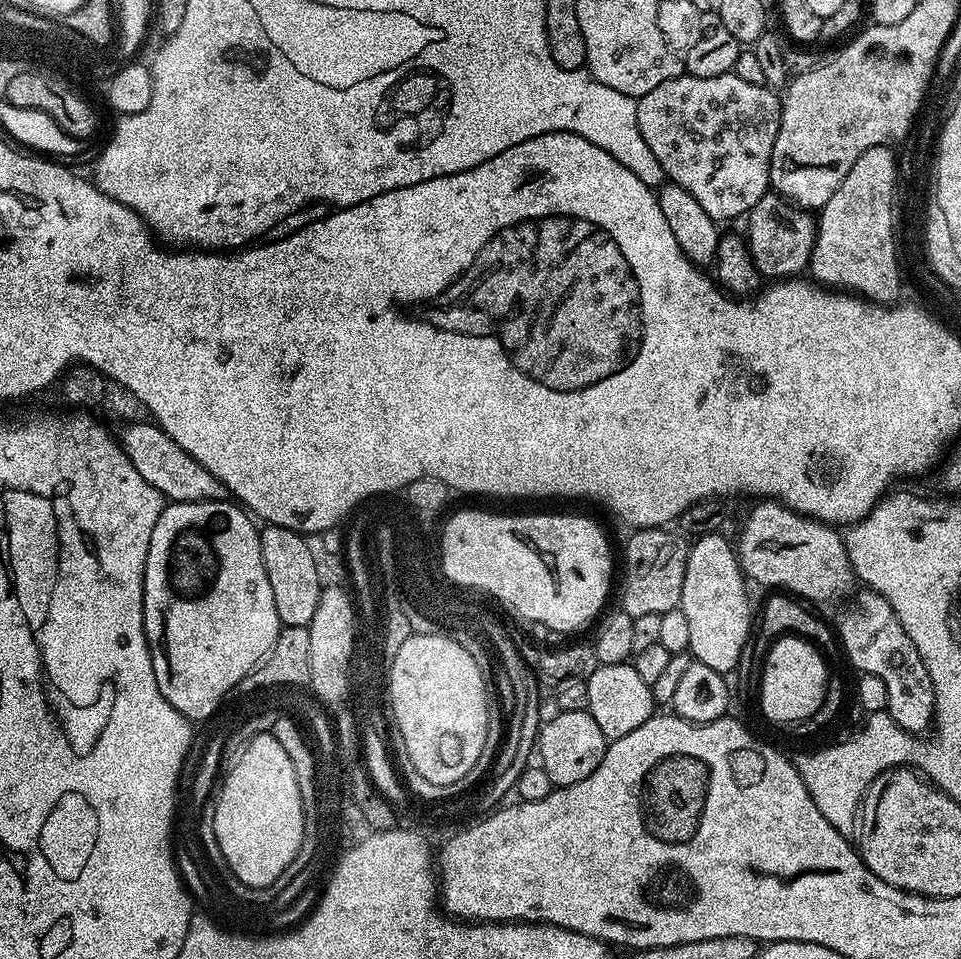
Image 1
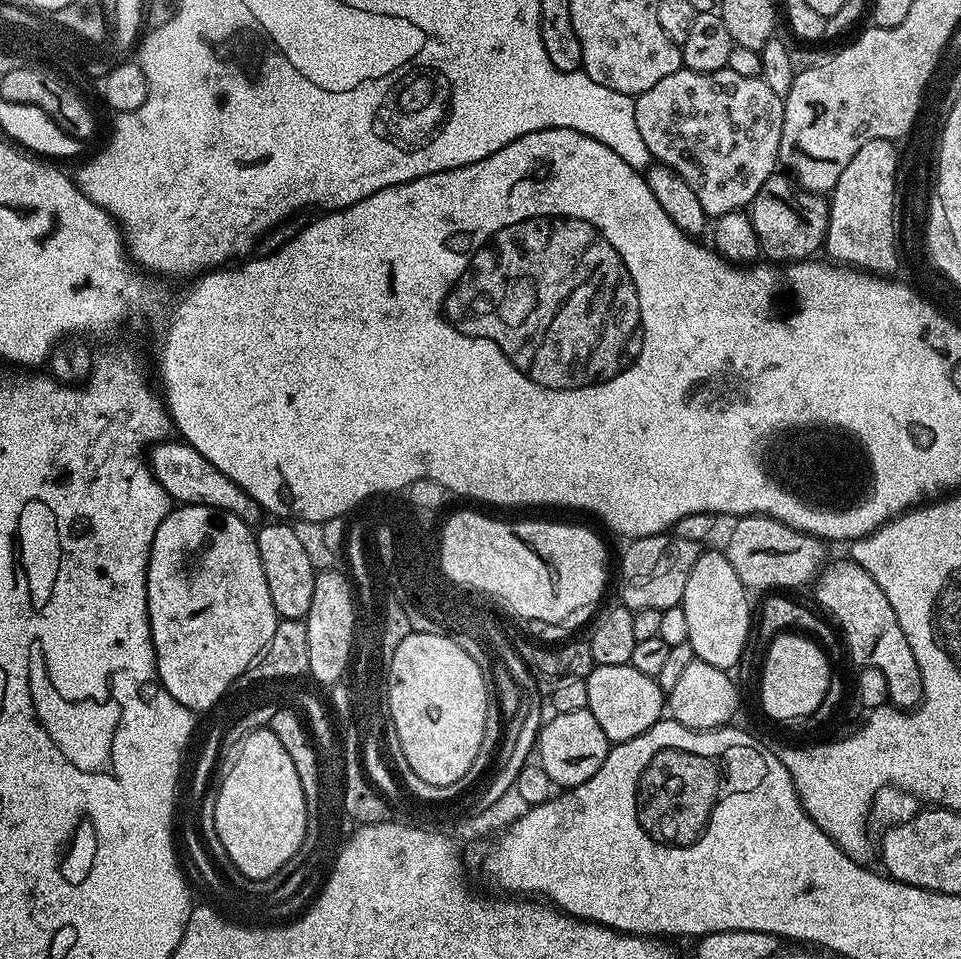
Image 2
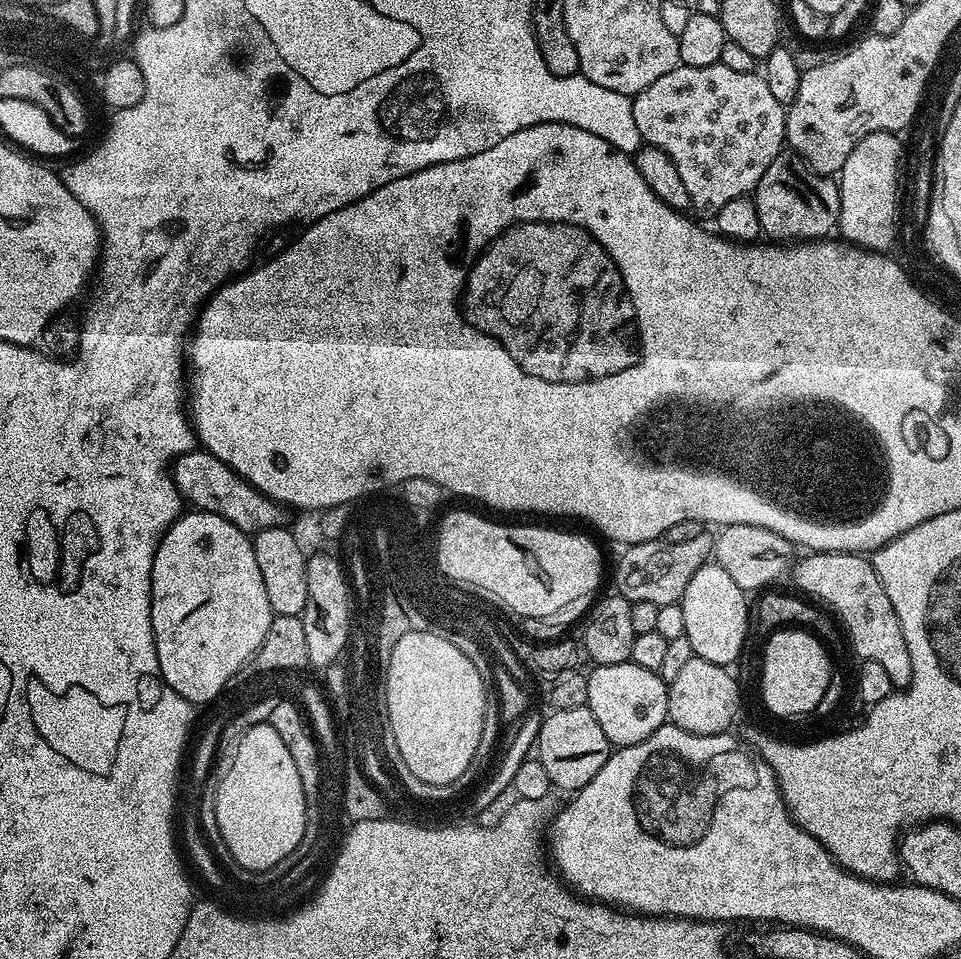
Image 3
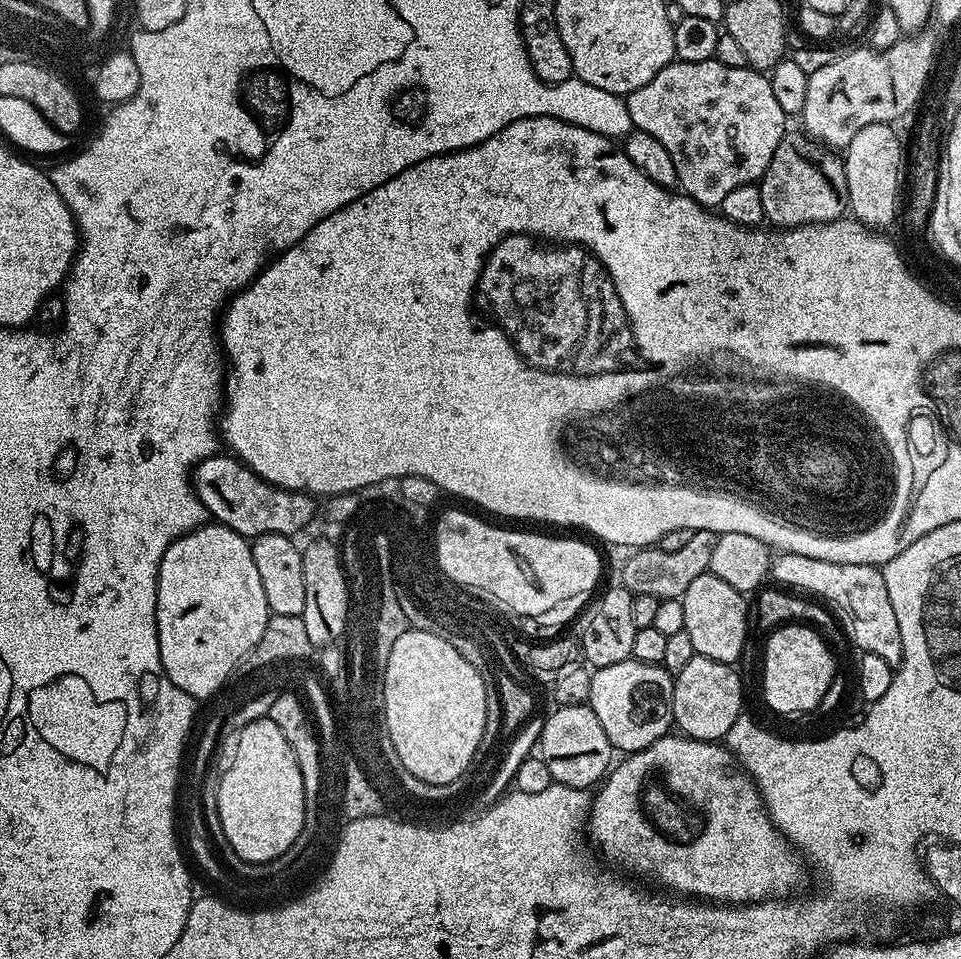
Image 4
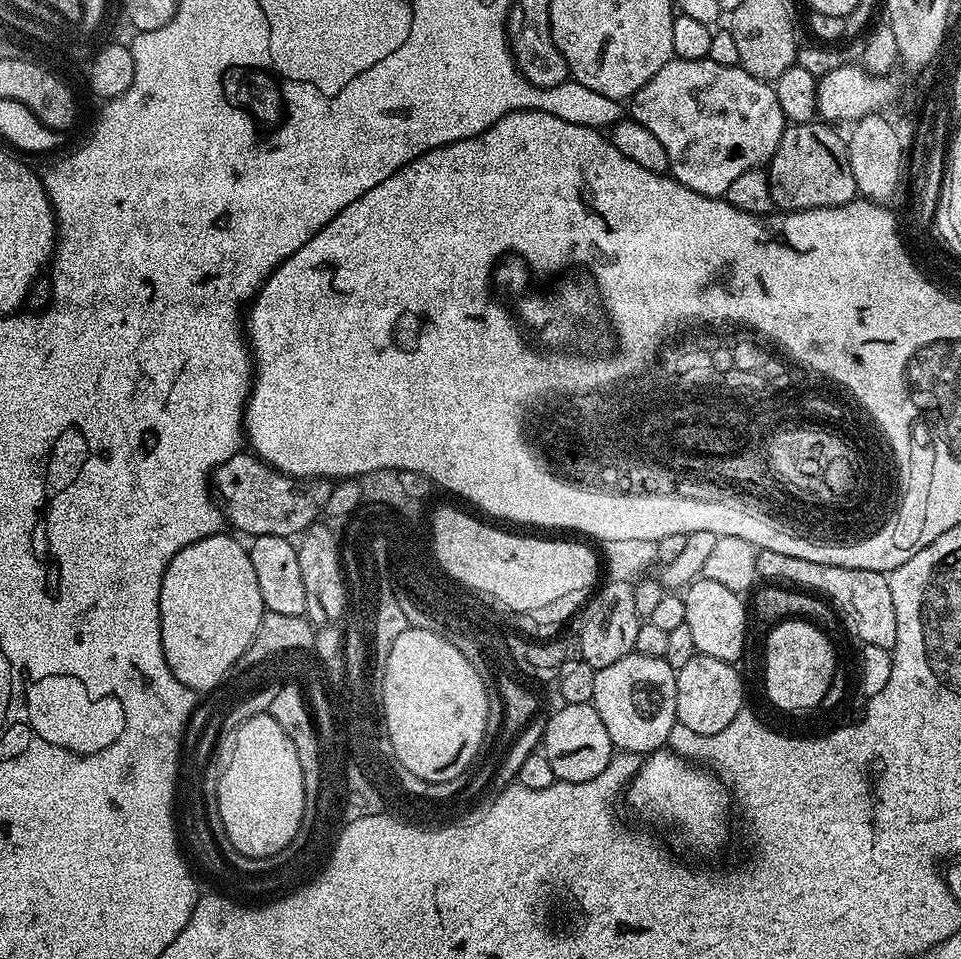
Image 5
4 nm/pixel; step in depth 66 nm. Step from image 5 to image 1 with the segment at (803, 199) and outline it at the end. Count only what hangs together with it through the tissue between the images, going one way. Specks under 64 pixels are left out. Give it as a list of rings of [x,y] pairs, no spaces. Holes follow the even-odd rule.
[[[769,190],[749,210],[746,223],[748,232],[746,239],[752,252],[752,260],[761,277],[769,281],[787,280],[801,275],[800,272],[809,267],[812,262],[812,251],[816,245],[816,220],[811,211],[797,208],[787,200]]]

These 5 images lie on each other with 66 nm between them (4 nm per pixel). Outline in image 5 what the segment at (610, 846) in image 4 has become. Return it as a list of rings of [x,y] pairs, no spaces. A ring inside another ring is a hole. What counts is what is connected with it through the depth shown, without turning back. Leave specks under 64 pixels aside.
[[[661,750],[645,755],[640,769],[628,781],[626,800],[636,816],[642,816],[665,828],[668,832],[677,832],[680,840],[688,848],[698,852],[716,852],[728,840],[728,814],[732,811],[730,789],[715,772],[679,756],[671,750]]]

